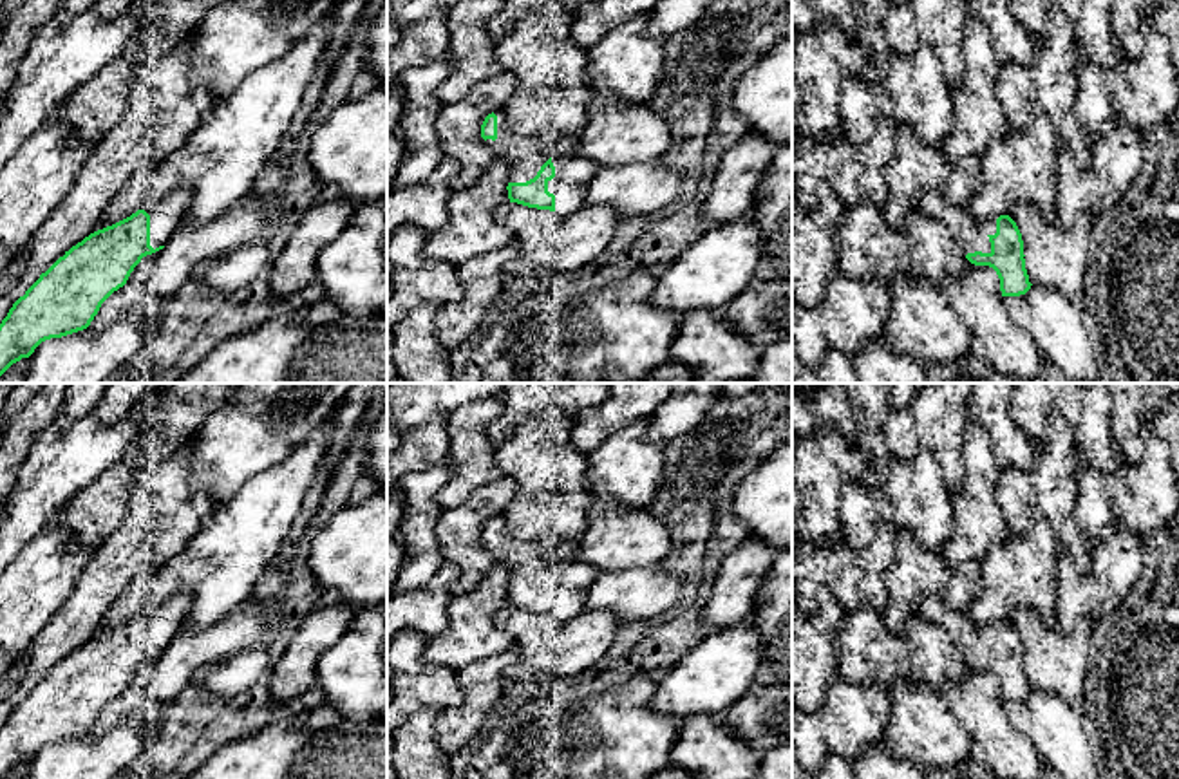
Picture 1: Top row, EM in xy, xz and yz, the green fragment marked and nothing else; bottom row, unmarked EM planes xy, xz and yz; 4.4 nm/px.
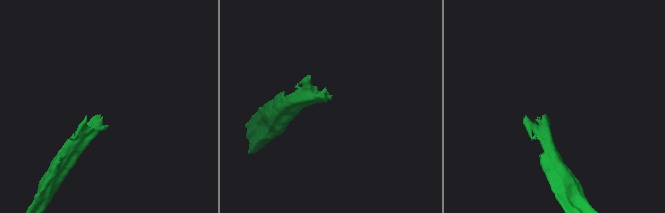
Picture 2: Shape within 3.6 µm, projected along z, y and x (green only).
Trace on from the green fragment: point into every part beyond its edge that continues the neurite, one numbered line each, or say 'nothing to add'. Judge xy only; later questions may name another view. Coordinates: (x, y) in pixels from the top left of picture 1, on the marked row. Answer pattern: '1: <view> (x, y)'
1: xy (165, 217)

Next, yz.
1: yz (971, 235)

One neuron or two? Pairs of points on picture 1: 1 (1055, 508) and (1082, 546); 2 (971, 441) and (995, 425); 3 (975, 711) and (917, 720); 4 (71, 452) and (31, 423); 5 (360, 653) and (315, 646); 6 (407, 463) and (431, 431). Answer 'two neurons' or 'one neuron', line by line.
1: one neuron
2: two neurons
3: two neurons
4: two neurons
5: two neurons
6: one neuron

